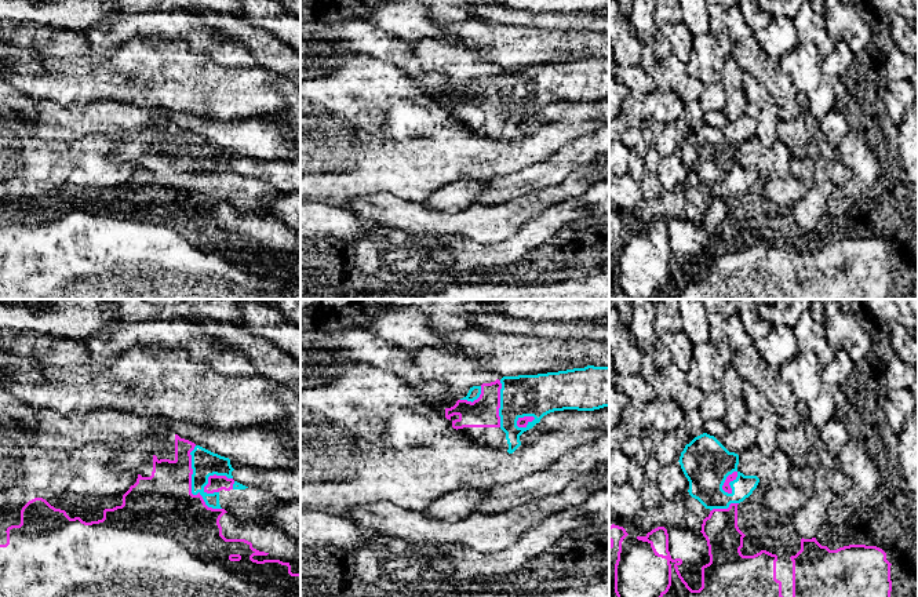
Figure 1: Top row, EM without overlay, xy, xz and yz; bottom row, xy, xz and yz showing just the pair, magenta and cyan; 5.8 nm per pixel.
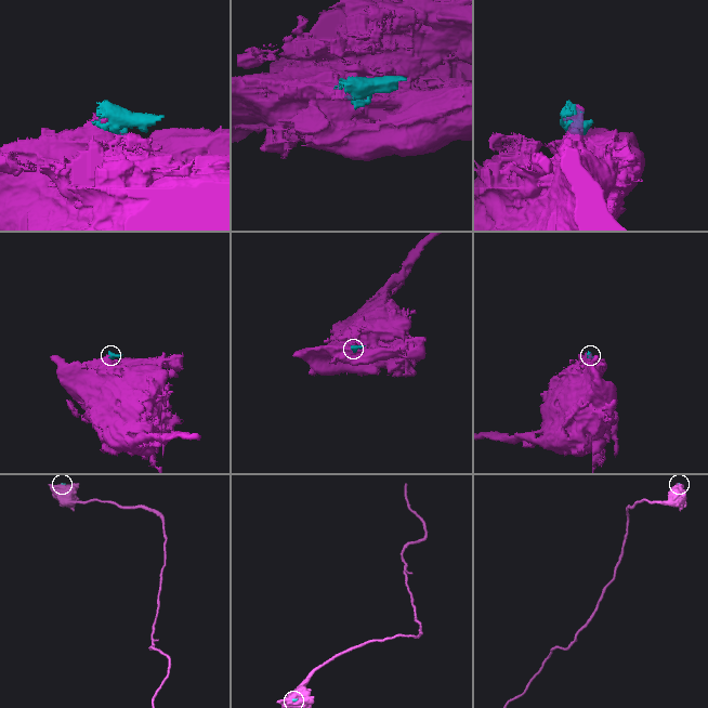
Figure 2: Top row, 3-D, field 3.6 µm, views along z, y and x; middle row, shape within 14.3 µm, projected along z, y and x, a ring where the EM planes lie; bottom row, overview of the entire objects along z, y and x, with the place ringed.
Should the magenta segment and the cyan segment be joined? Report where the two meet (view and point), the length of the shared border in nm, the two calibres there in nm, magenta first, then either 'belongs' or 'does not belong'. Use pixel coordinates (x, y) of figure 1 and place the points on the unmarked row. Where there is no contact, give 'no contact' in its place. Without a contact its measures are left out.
xy (190, 177) | 400 nm | 460/160 nm | does not belong

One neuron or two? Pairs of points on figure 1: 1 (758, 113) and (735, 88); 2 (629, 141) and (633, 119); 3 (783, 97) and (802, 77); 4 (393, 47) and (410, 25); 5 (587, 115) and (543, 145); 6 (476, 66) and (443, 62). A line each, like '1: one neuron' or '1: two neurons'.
1: two neurons
2: two neurons
3: two neurons
4: two neurons
5: one neuron
6: one neuron

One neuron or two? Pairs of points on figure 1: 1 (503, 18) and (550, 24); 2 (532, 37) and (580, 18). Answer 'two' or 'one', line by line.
1: one
2: two

